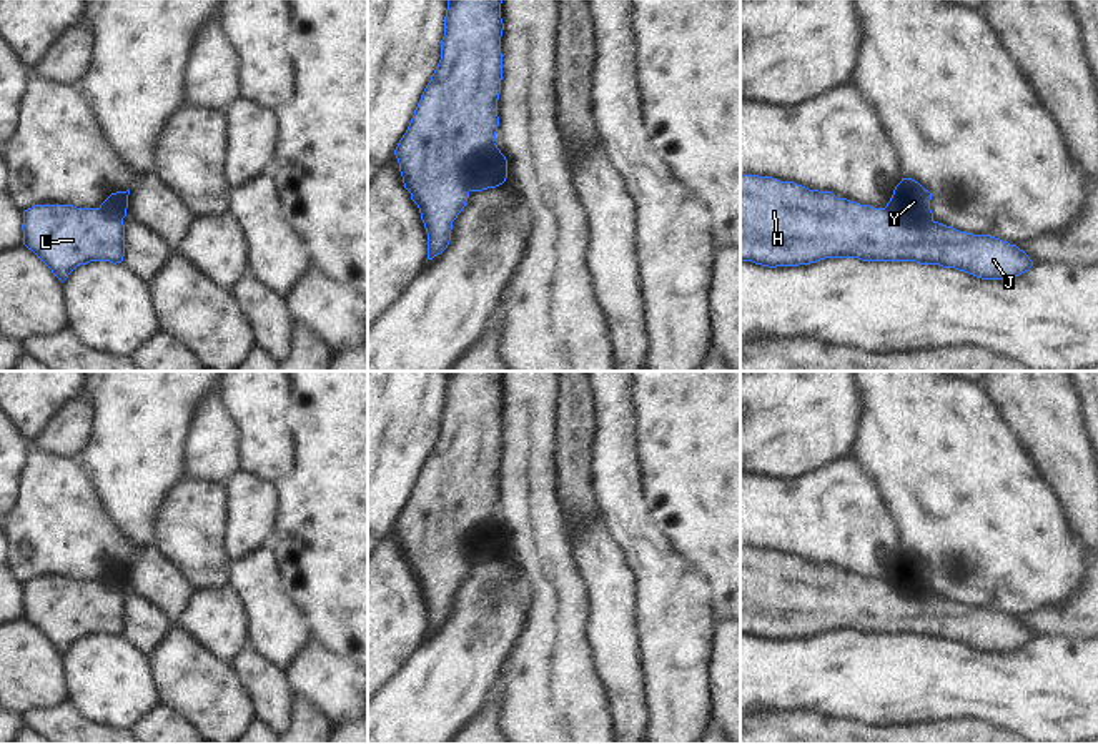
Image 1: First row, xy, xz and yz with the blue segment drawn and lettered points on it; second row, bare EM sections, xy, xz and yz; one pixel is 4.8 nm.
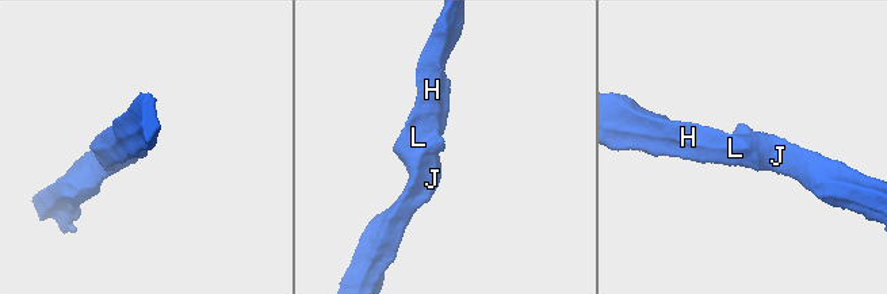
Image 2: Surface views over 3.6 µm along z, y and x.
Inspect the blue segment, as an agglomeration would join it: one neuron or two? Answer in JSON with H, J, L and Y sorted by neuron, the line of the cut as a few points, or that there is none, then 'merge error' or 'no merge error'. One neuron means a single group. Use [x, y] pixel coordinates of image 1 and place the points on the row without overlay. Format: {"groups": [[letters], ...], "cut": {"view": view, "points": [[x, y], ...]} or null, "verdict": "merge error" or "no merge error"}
{"groups": [["H", "J", "L", "Y"]], "cut": null, "verdict": "no merge error"}

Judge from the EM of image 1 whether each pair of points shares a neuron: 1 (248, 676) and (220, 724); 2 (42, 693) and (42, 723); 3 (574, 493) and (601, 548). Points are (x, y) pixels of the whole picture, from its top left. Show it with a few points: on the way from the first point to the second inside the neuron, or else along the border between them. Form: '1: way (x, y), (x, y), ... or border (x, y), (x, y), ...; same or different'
1: border (227, 663), (242, 684), (255, 718); different
2: border (65, 698), (52, 706), (29, 709), (22, 716); different
3: border (599, 516), (571, 545); different

